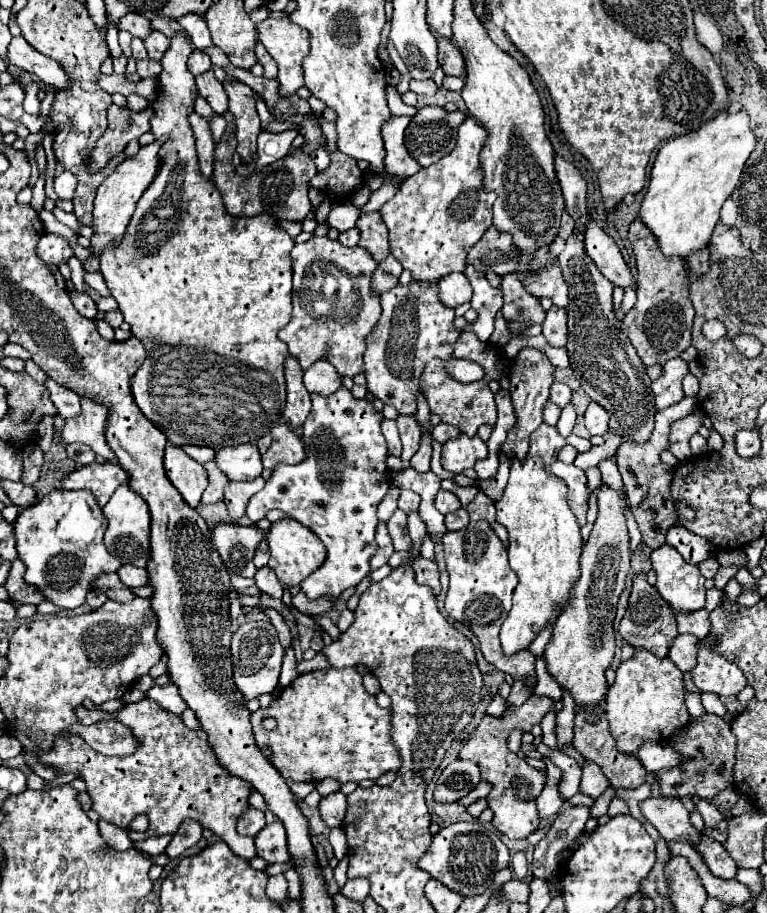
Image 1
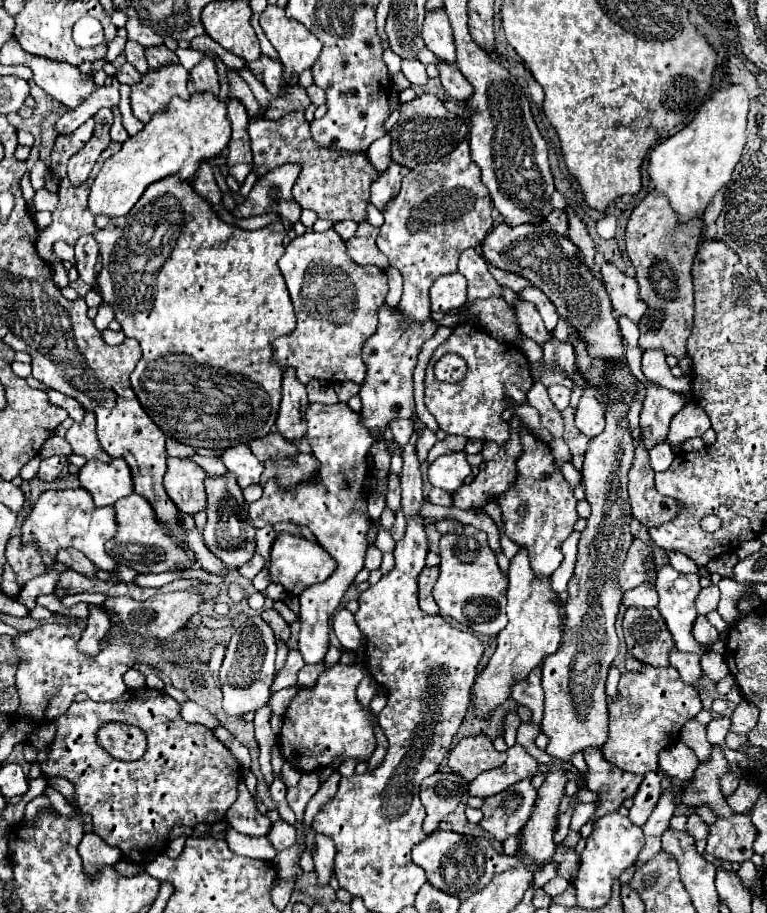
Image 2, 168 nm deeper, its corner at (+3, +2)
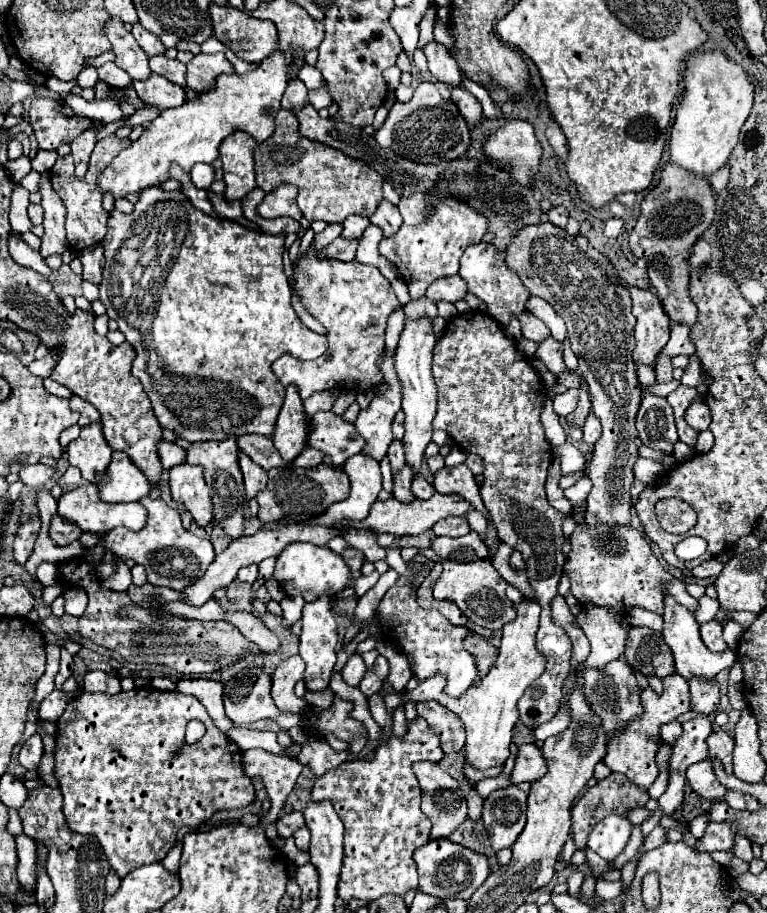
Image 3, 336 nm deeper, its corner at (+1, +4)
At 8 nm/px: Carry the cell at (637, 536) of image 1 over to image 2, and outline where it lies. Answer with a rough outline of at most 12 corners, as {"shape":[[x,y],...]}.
{"shape":[[649,584],[625,592],[625,608],[657,608],[657,592]]}

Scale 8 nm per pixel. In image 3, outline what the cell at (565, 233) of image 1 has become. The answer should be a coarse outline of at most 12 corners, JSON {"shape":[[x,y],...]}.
{"shape":[[555,206],[547,212],[551,224],[567,226],[567,210]]}

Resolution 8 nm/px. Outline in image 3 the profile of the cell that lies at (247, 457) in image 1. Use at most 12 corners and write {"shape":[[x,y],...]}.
{"shape":[[245,452],[239,466],[245,478],[247,500],[255,498],[267,484],[261,470]]}

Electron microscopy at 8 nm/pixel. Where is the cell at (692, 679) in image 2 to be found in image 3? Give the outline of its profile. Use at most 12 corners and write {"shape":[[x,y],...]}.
{"shape":[[689,678],[693,710],[709,716],[719,706],[717,680]]}

